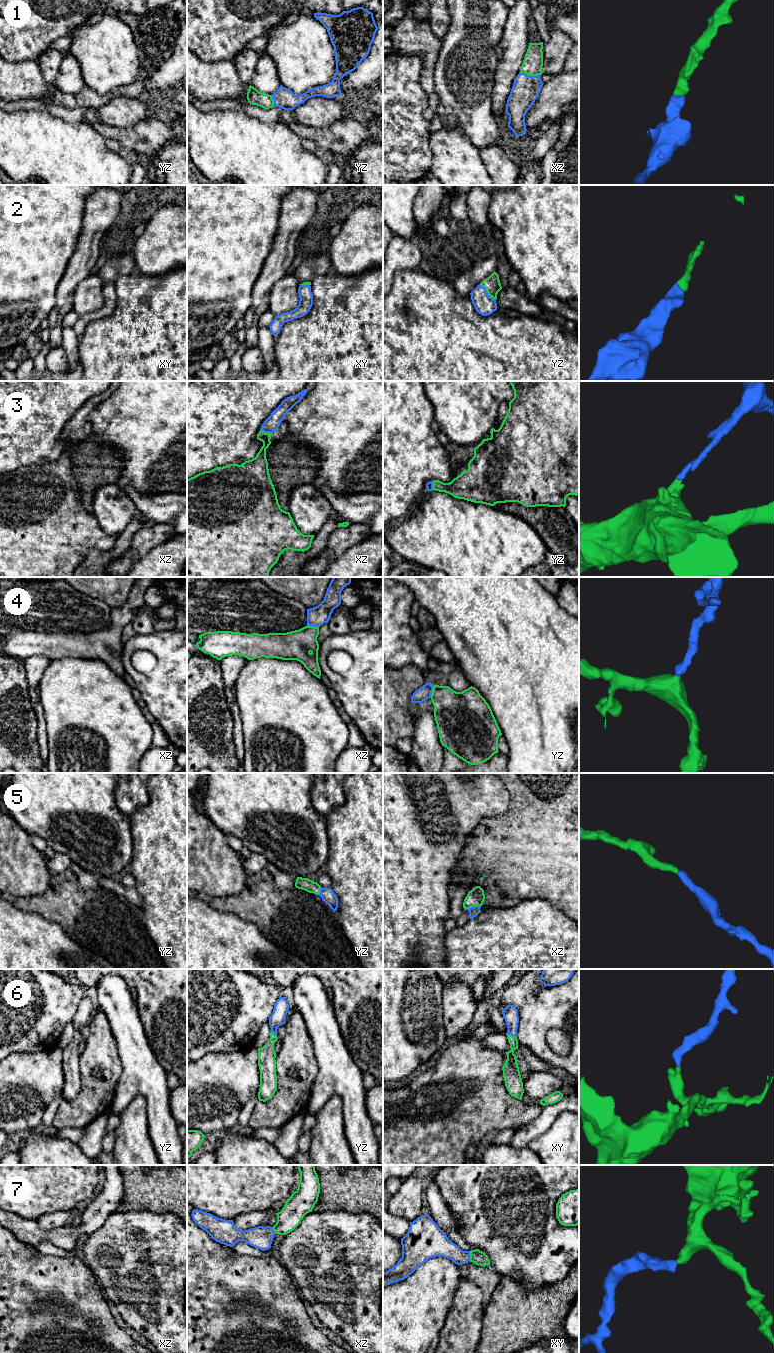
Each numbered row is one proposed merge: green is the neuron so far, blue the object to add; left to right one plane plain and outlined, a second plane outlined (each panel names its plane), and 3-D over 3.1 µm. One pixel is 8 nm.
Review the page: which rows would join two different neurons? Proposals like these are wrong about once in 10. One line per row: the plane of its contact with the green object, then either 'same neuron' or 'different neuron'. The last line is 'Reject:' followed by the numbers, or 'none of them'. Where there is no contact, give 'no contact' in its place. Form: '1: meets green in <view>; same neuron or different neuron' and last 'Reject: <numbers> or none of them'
1: meets green in xz; same neuron
2: meets green in yz; same neuron
3: meets green in xz; same neuron
4: meets green in xz; same neuron
5: meets green in xz; same neuron
6: meets green in xy; same neuron
7: meets green in xy; same neuron
Reject: none of them

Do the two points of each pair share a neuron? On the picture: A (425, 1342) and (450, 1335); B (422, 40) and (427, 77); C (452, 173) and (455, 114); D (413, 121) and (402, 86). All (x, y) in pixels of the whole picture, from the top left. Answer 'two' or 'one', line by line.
A: two
B: one
C: two
D: one

